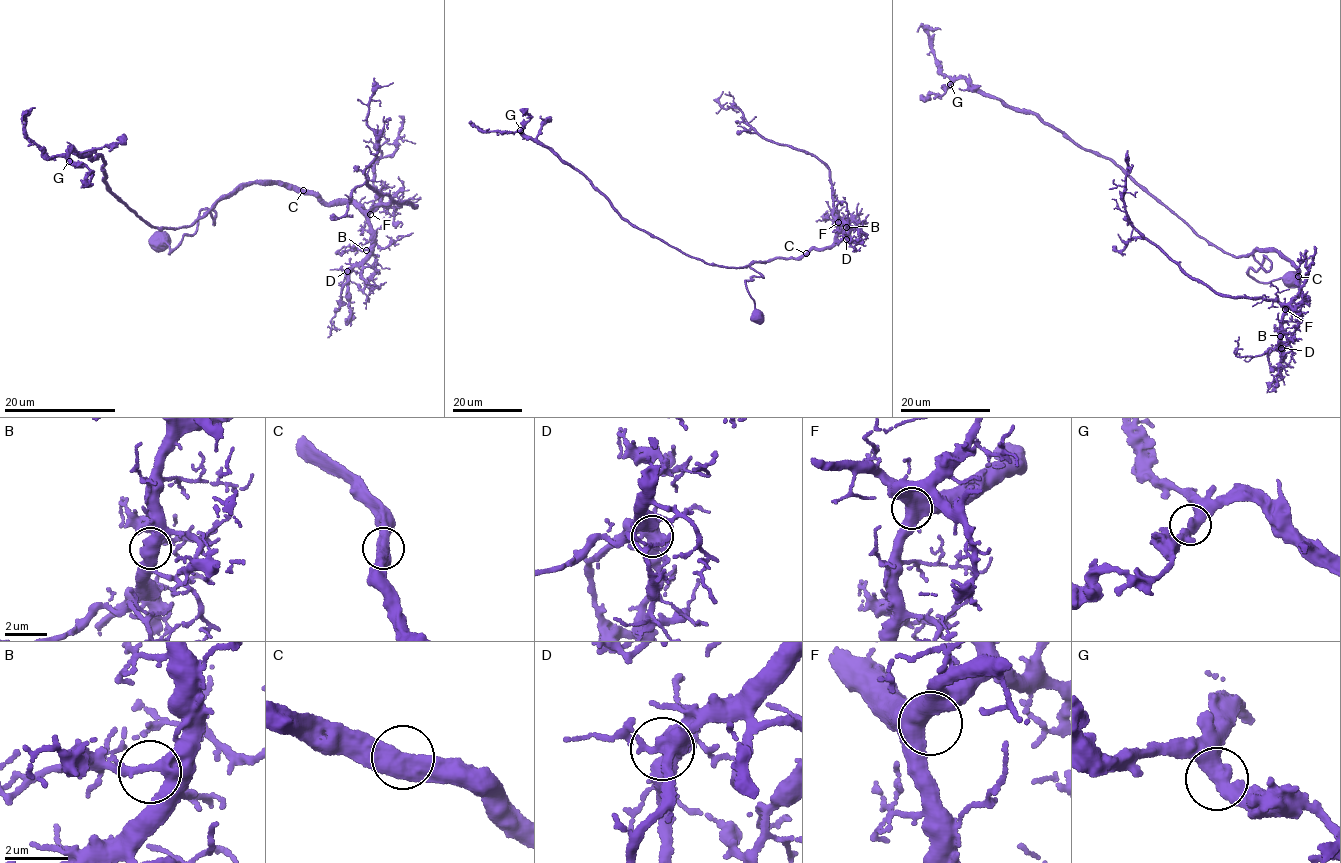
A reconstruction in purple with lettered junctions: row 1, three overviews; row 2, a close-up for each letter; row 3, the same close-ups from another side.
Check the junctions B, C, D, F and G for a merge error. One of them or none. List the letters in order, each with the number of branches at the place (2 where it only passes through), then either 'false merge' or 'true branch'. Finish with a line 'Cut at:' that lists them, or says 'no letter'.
B: 2 | true branch
C: 2 | true branch
D: 3 | true branch
F: 3 | true branch
G: 2 | true branch
Cut at: no letter

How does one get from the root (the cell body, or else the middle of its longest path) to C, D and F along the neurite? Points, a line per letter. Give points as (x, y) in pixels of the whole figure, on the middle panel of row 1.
C: (756, 316), (754, 299), (745, 282), (752, 280), (752, 277), (764, 277), (750, 267), (751, 264), (806, 254)
D: (756, 316), (745, 282), (764, 277), (751, 264), (832, 245), (841, 223), (849, 225), (846, 239)
F: (756, 316), (745, 282), (764, 277), (751, 264), (832, 245), (838, 222)

